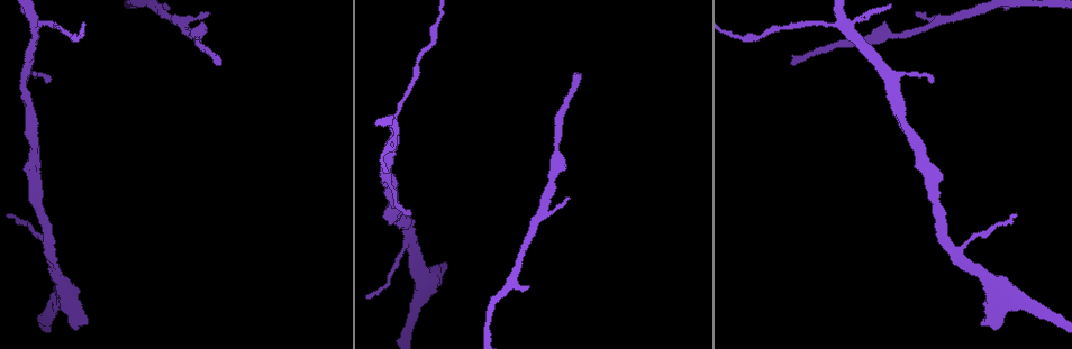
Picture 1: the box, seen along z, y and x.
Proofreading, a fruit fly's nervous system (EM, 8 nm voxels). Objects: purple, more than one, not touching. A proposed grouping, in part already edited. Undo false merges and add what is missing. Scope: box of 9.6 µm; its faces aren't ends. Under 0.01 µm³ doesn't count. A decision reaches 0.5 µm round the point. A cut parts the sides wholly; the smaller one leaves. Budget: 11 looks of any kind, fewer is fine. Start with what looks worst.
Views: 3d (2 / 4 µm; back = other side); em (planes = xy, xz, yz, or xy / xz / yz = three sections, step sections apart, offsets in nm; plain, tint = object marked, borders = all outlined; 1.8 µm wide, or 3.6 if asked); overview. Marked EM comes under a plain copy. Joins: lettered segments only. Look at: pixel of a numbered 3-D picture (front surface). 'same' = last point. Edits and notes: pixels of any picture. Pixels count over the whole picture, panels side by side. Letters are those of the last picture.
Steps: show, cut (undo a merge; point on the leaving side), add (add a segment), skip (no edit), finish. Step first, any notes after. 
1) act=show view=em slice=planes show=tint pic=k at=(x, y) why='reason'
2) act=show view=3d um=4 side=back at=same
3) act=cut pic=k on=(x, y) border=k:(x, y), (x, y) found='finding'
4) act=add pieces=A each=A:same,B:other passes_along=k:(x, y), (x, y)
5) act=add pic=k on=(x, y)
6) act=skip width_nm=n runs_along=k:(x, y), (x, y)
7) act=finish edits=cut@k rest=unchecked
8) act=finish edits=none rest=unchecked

act=show view=em slice=planes show=borders pic=1 at=(580, 77) why='an open end'

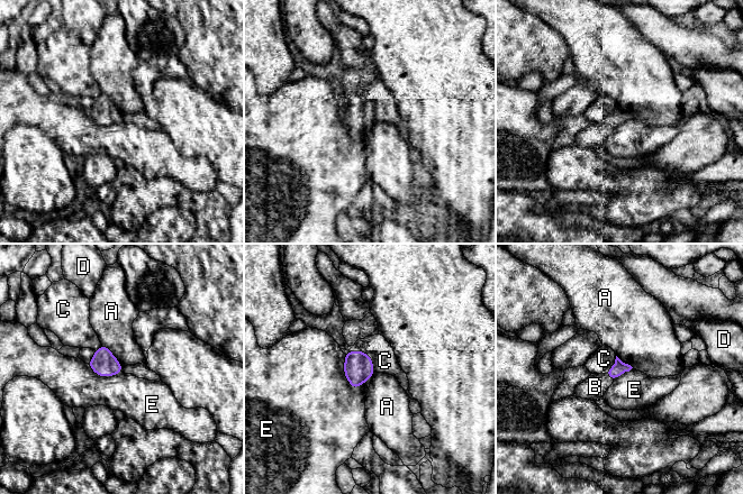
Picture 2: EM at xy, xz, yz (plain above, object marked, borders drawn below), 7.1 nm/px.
act=add pieces=B longest_contact=E:280nm each=A:other,B:same,C:other,D:other,E:other found='it goes on there'

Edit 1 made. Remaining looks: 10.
act=show view=3d um=2 pic=1 at=(957, 256) why='two arms in line, one across'

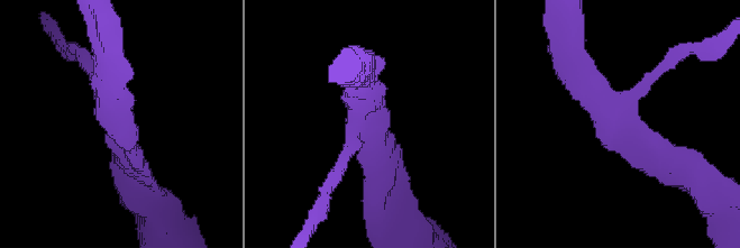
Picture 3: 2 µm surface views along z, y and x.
act=show view=em slice=xy step=8 show=tint pic=3 at=(361, 113) arms=3 why='now the EM'

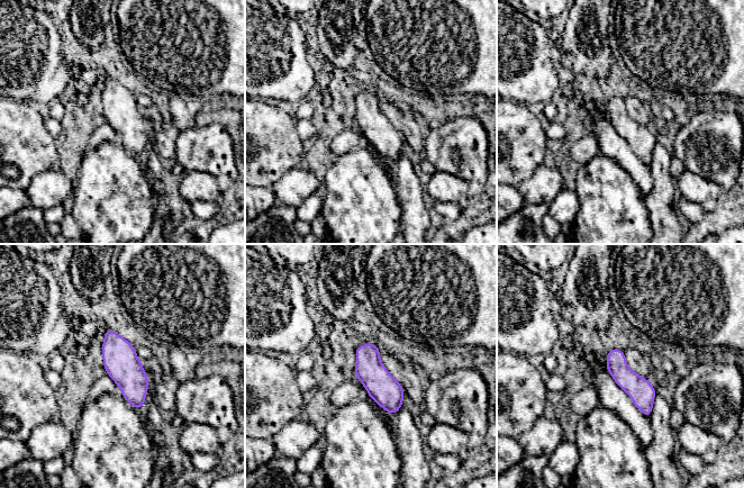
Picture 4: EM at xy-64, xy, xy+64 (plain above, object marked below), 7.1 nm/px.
act=show view=em slice=xy step=8 show=borders at=same

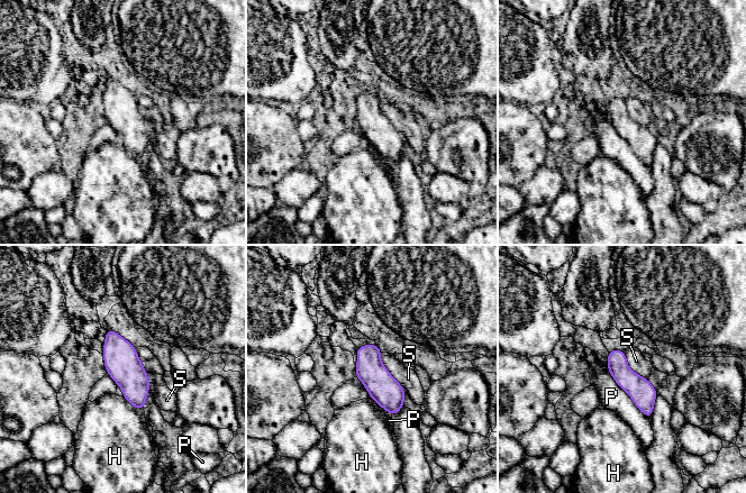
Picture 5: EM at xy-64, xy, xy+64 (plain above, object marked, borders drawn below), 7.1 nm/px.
act=skip longest_contact=P:500nm each=H:other,P:other,S:other border=5:(381, 353), (381, 362), (406, 391) found='all the same cell'

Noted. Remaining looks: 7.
act=show view=em slice=planes show=borders pic=1 at=(981, 325)

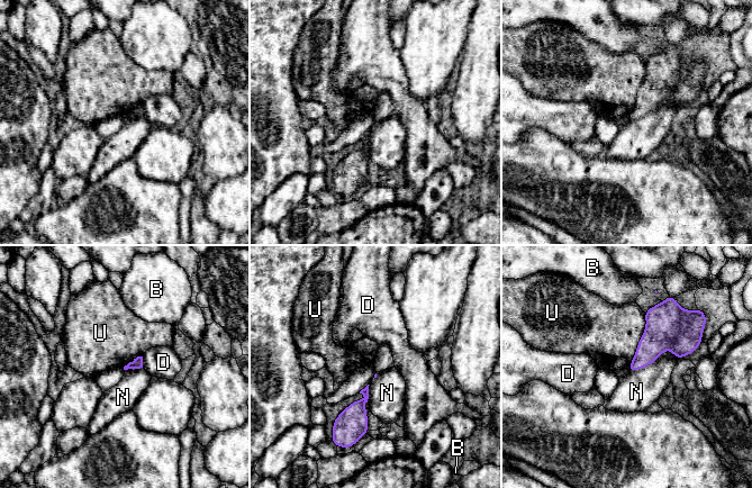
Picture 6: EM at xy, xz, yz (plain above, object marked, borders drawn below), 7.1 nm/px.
act=skip each=B:other,D:other,N:other,U:other border=6:(677, 359), (667, 349), (630, 372) found='no lettered segment goes on from it'

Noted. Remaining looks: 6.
act=show view=em slice=xy step=8 show=borders pic=1 at=(45, 83) why='branch stops here'

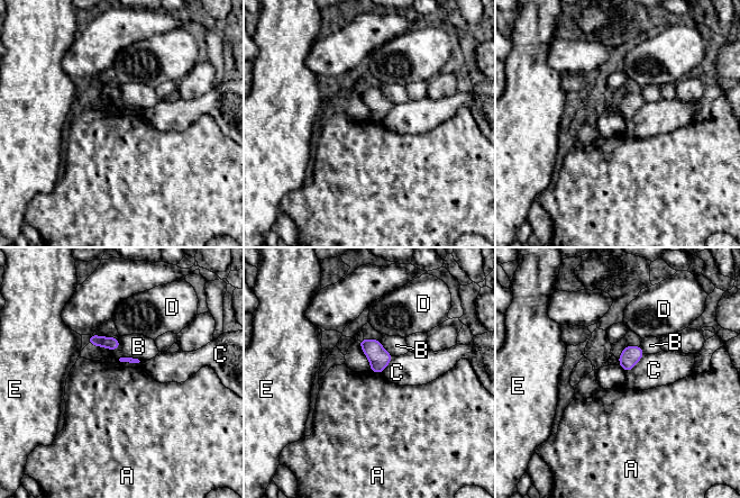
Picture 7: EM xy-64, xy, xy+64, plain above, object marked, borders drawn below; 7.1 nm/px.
act=skip each=A:other,B:other,C:other,D:other,E:other border=7:(119, 360), (128, 362), (140, 361) found='none of them fits'

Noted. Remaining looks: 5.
act=finish edits=add@2 rest=unchecked

